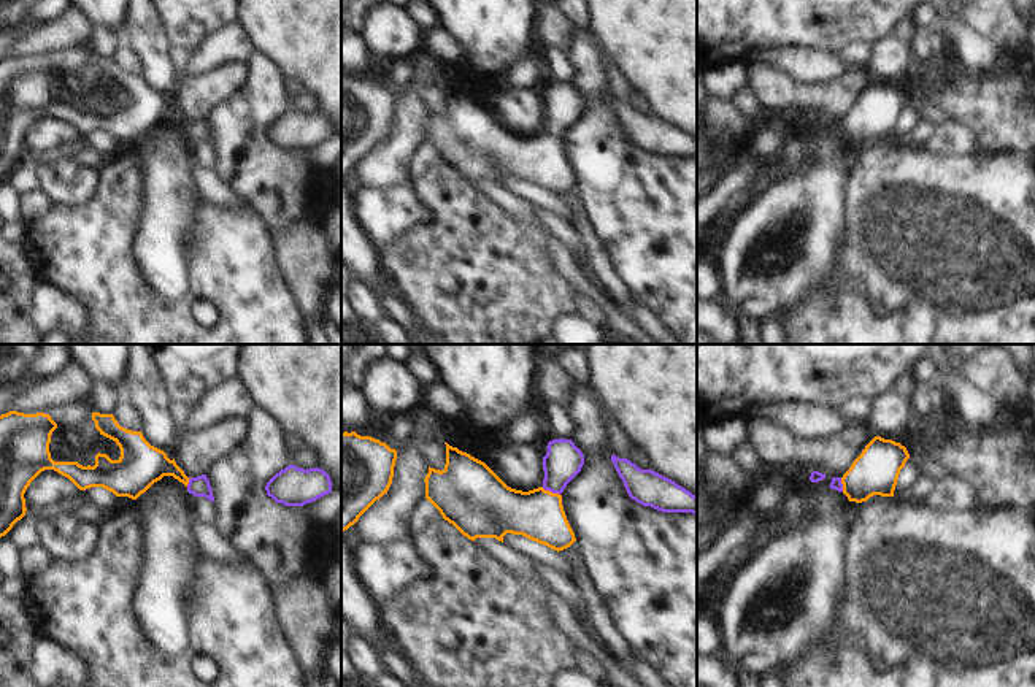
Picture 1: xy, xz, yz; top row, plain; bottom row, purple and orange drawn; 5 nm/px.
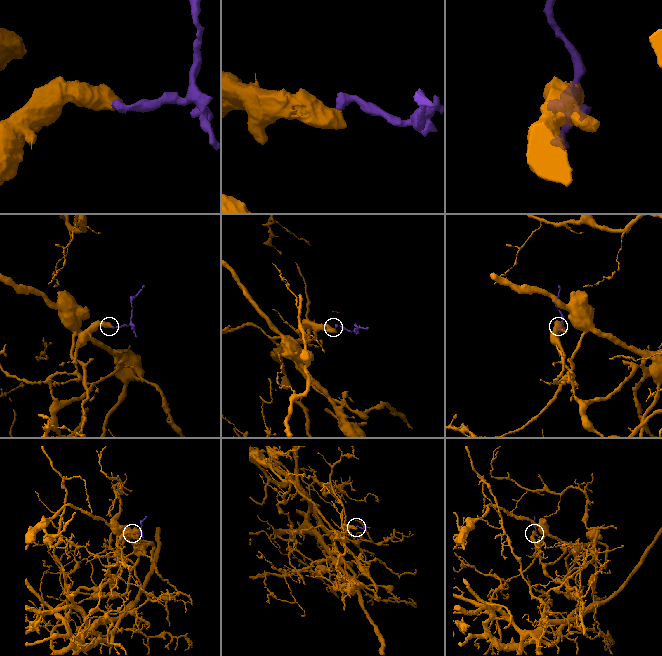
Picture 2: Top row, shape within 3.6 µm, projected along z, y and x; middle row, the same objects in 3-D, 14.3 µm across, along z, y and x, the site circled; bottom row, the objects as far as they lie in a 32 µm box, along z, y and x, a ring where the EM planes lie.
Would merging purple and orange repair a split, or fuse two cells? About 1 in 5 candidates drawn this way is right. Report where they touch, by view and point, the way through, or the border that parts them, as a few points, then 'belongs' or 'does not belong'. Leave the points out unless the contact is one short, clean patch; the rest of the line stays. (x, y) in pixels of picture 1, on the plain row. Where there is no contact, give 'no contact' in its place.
xz (551, 135) | across xz (564, 105), (551, 135), (538, 159) | belongs

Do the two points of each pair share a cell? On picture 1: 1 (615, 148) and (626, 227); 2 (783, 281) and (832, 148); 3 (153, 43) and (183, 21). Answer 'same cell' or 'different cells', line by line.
1: same cell
2: same cell
3: different cells

